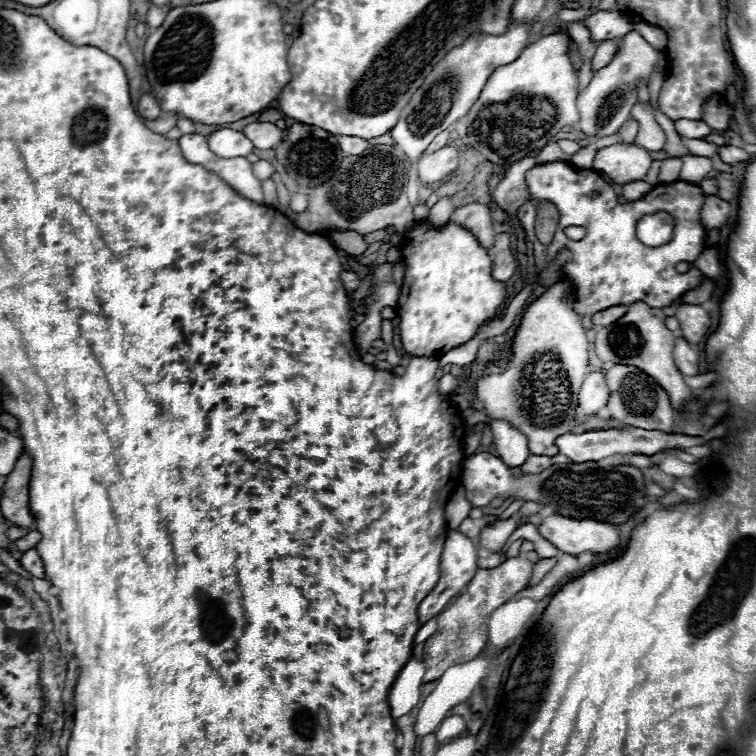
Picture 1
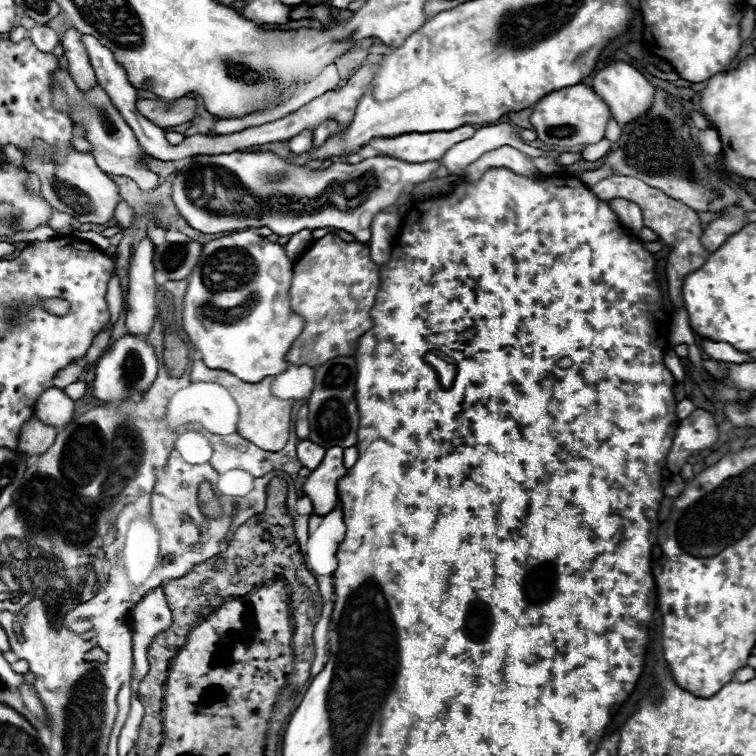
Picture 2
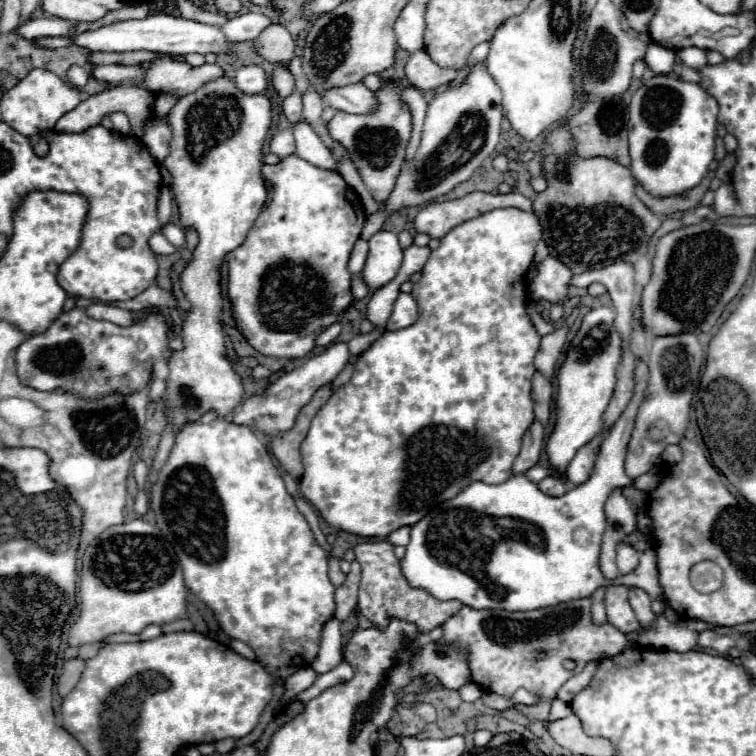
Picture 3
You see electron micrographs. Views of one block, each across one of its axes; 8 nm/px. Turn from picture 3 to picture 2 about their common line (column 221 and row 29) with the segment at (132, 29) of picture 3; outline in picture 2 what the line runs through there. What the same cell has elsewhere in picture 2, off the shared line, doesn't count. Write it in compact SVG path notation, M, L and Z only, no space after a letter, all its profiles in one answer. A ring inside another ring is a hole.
M36 24L34 30L28 32L28 38L34 42L34 46L36 46L40 52L52 52L54 46L60 42L58 34L56 34L52 28L44 26L44 24Z

